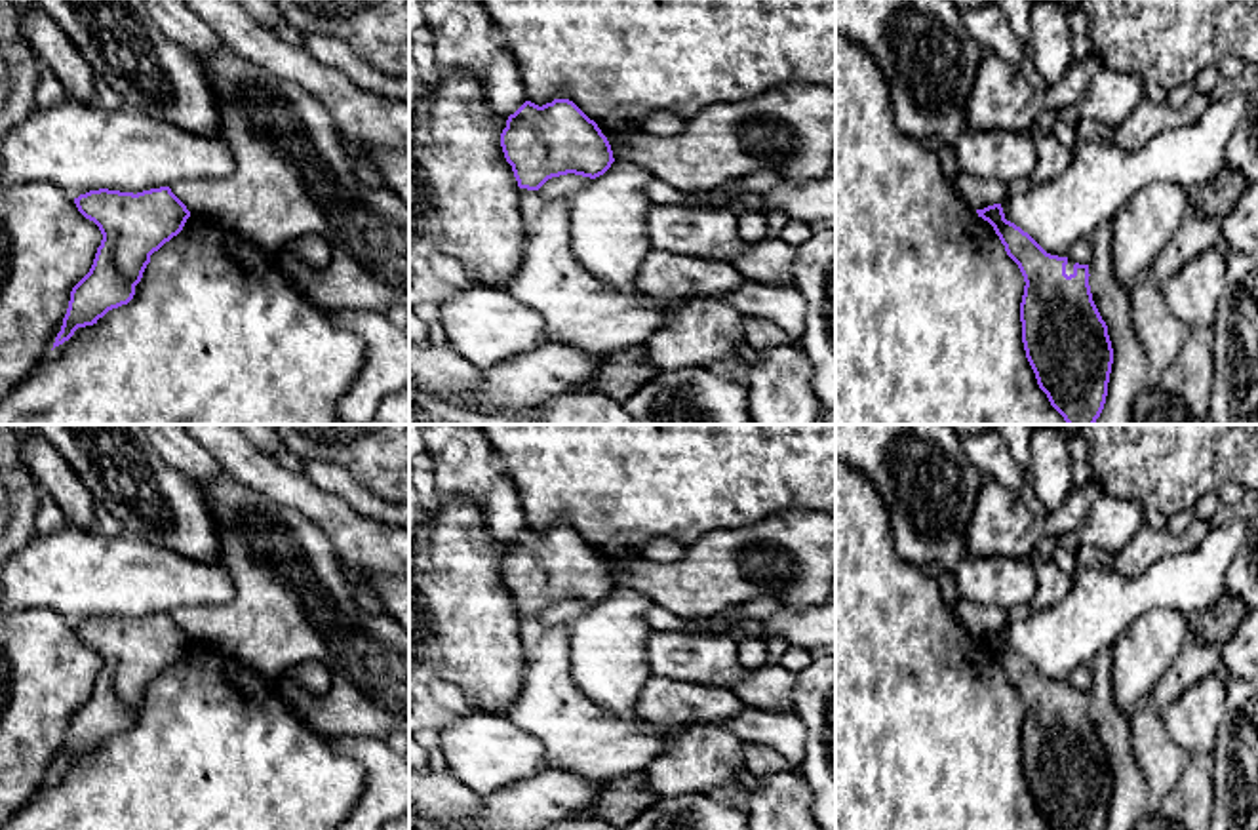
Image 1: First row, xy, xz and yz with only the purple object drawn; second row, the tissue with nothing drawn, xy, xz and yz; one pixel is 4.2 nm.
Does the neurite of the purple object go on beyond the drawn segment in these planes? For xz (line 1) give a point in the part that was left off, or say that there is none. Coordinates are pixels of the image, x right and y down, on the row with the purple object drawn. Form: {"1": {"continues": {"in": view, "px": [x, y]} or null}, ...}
{"1": {"continues": null}}

